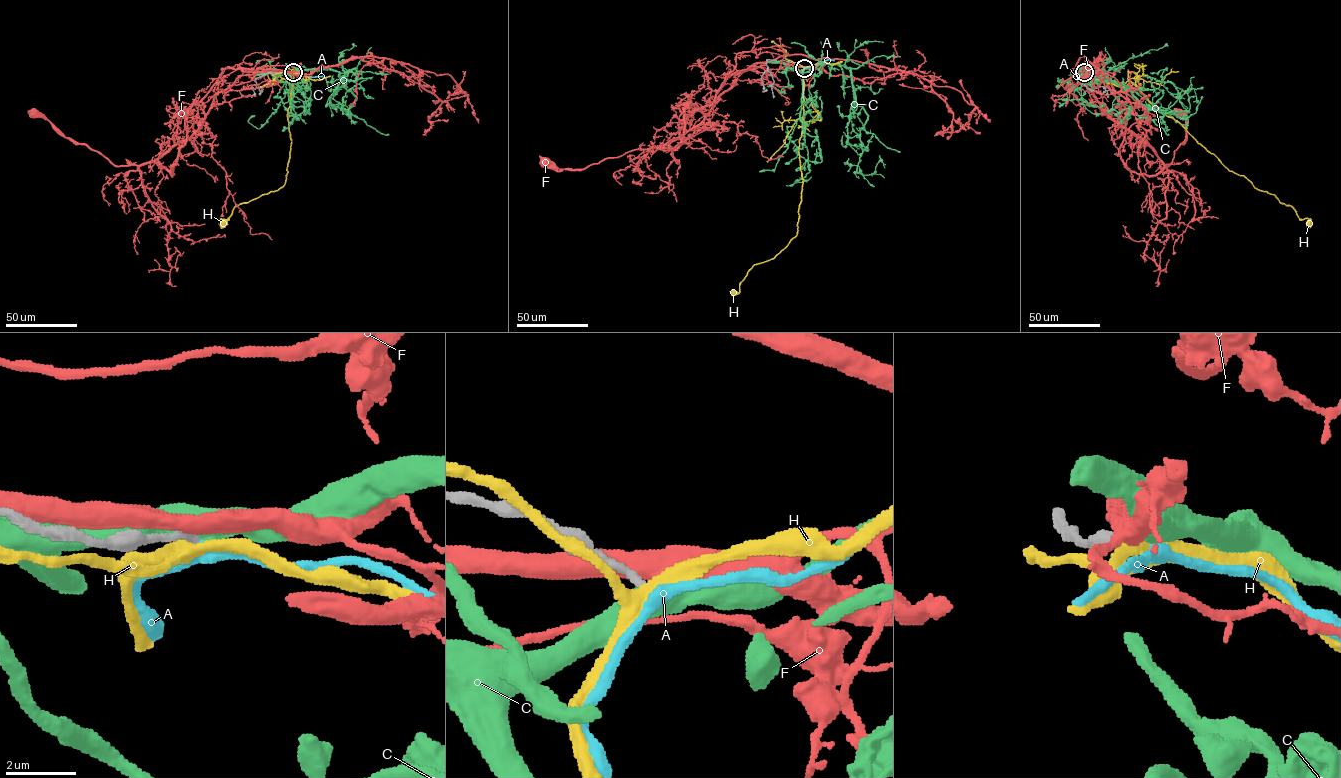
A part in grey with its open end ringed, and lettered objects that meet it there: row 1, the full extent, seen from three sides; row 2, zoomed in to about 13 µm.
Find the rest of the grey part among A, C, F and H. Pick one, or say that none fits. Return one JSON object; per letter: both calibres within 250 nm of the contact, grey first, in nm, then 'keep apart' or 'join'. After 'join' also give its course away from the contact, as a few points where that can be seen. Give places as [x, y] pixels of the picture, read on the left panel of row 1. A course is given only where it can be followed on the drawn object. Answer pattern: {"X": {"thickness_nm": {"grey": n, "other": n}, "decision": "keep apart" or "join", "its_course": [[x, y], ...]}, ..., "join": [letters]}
{"A": {"thickness_nm": {"grey": 200, "other": 320}, "decision": "join", "its_course": [[293, 72], [290, 85]]}, "C": {"thickness_nm": {"grey": 220, "other": 480}, "decision": "keep apart"}, "F": {"thickness_nm": {"grey": 260, "other": 550}, "decision": "keep apart"}, "H": {"thickness_nm": {"grey": 200, "other": 340}, "decision": "keep apart"}, "join": ["A"]}

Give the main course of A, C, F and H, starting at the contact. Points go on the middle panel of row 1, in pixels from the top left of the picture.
A: (805, 68), (802, 98)
C: (804, 67), (828, 63), (851, 69), (855, 102), (868, 115), (854, 173), (870, 174), (881, 161), (884, 168)
F: (804, 67), (757, 63), (731, 74), (702, 121), (666, 144), (633, 149), (582, 169), (551, 168), (547, 162)
H: (805, 67), (798, 152), (803, 181), (797, 234), (772, 258), (755, 264), (740, 283), (738, 293), (732, 291)

